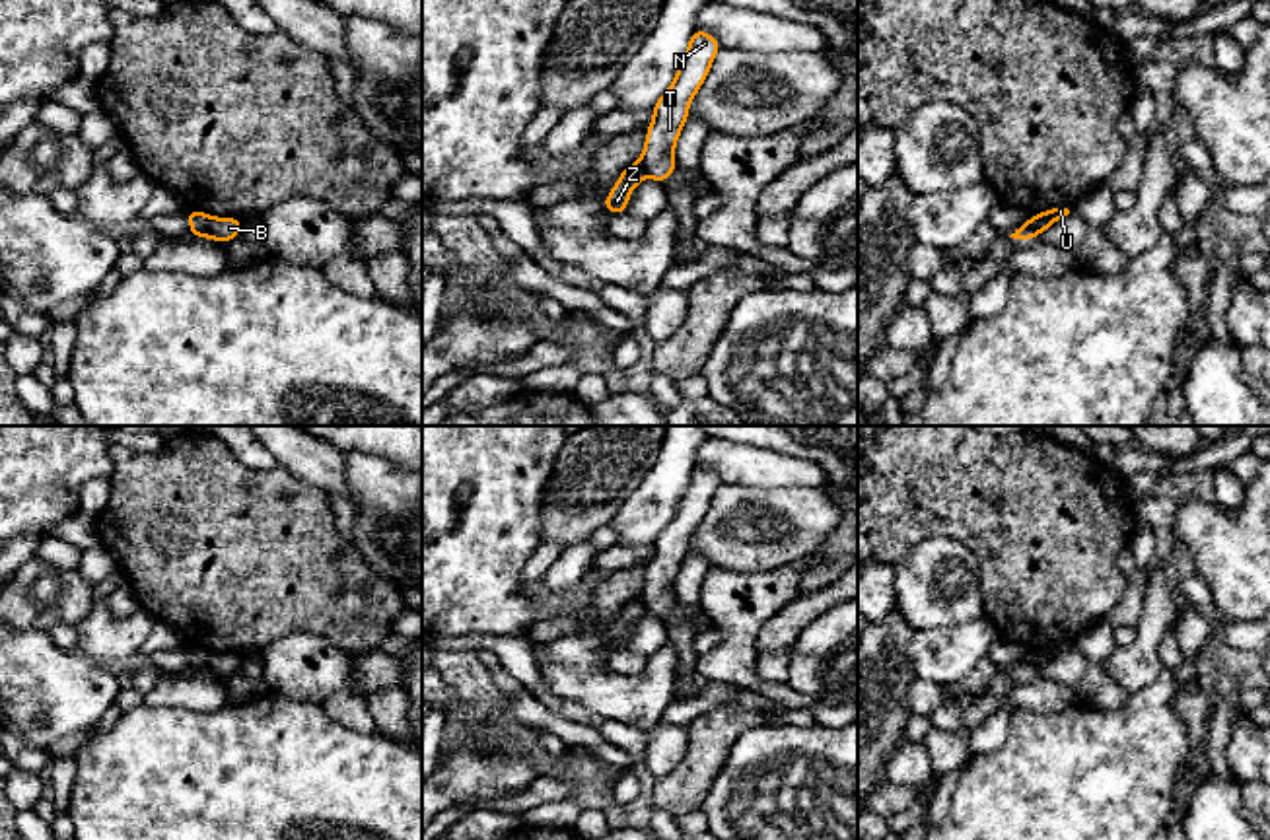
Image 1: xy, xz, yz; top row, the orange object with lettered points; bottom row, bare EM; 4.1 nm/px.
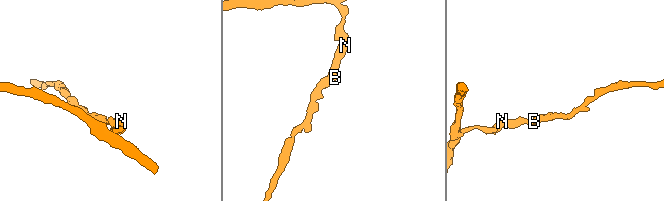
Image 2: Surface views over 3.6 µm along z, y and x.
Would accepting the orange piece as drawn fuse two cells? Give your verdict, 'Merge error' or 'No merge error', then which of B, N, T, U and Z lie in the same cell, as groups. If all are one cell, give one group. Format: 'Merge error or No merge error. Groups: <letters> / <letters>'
Merge error. Groups: B N T / U Z

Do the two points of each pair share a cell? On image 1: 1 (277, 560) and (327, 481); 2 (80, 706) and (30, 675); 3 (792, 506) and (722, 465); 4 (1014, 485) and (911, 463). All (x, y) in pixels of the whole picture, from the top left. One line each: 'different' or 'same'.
1: different
2: same
3: different
4: same

